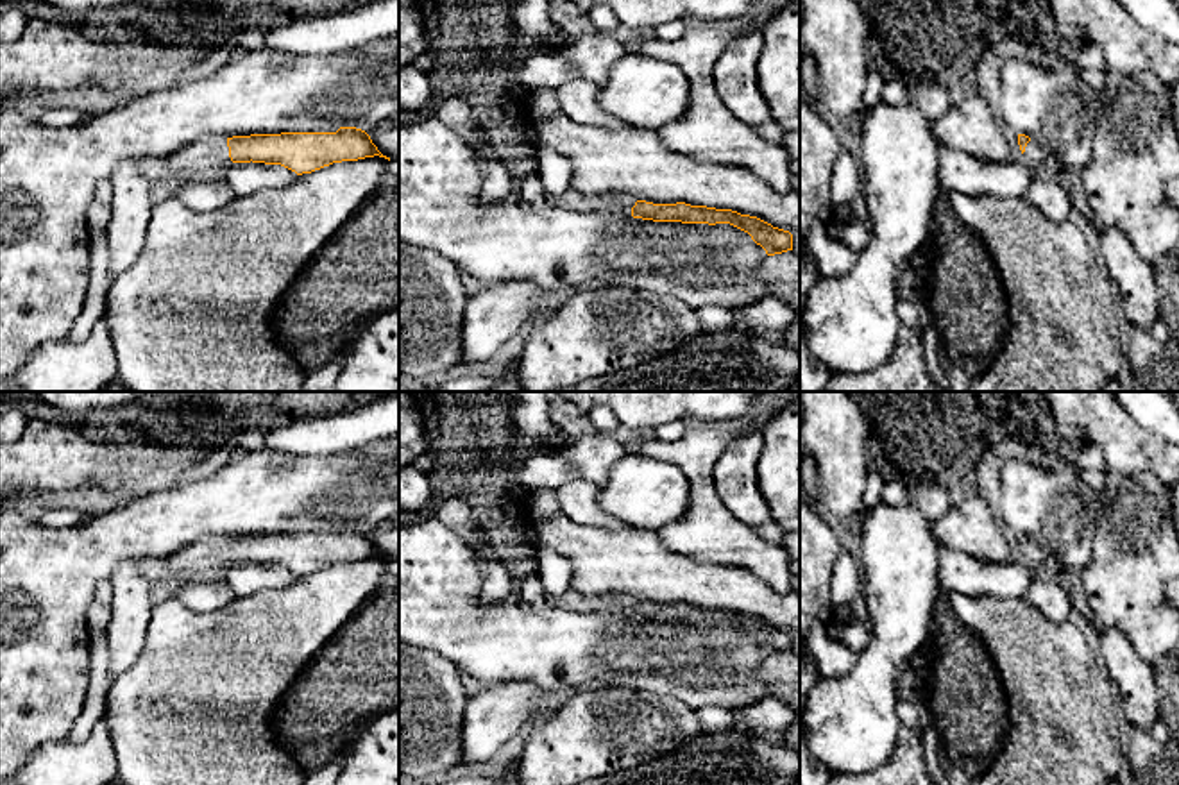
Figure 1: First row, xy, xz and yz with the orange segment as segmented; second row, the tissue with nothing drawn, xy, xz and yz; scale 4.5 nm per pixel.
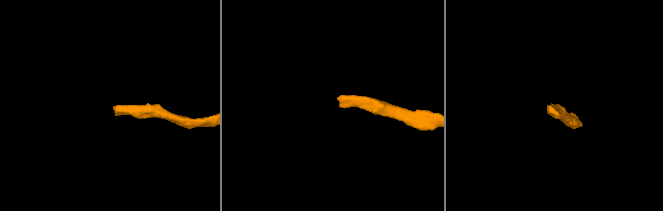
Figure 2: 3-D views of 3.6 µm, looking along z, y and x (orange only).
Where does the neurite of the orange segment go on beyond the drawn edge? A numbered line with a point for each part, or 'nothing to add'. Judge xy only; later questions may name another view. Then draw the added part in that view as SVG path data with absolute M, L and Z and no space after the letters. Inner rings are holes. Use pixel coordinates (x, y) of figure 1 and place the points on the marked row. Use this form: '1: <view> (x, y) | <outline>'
1: xy (206, 158) | M204 138L170 154L166 179L215 177L231 166L227 139Z

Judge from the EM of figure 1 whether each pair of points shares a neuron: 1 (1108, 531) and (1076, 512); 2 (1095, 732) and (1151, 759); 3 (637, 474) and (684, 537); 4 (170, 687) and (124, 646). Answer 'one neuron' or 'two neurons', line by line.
1: two neurons
2: two neurons
3: two neurons
4: two neurons

